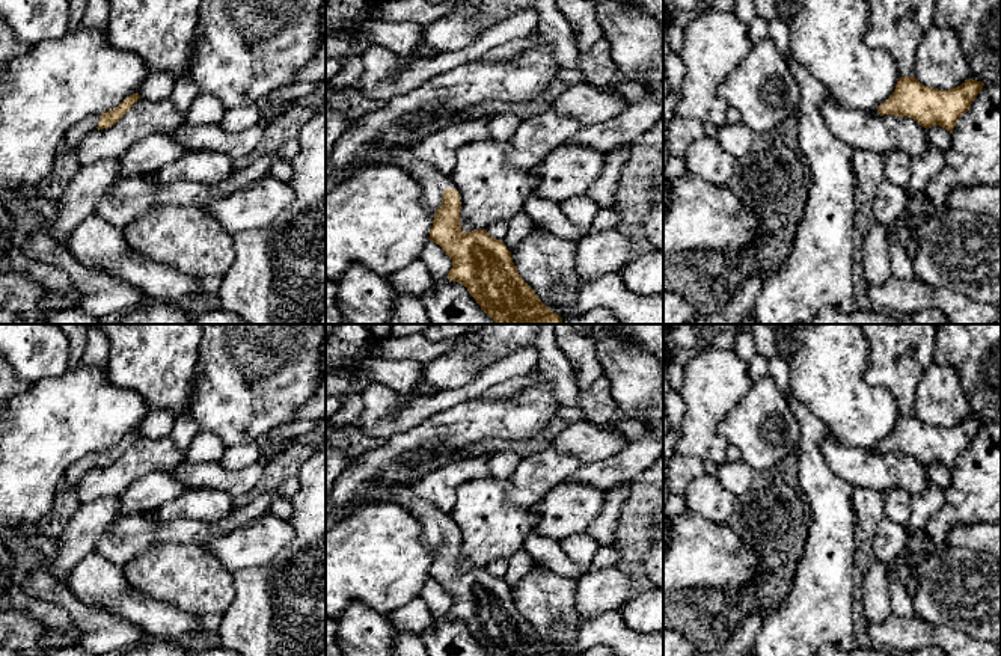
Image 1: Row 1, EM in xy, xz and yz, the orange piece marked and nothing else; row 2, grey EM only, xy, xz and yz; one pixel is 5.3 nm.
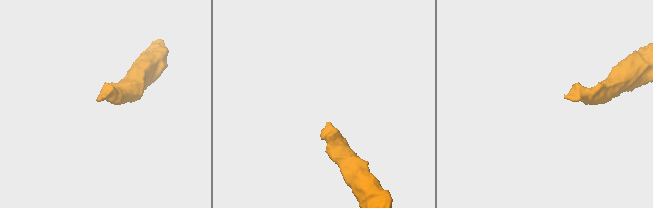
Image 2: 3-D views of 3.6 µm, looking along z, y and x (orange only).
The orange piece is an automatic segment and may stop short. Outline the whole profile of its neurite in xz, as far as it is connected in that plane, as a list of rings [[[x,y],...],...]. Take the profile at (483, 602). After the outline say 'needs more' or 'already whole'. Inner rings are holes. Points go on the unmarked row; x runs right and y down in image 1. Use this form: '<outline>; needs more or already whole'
[[[395,486],[386,493],[375,495],[375,502],[396,502],[421,519],[422,544],[434,552],[430,567],[430,579],[439,582],[452,597],[448,617],[463,621],[481,647],[491,656],[561,656],[550,648],[535,632],[535,629],[519,612],[511,590],[502,578],[488,573],[487,567],[464,570],[460,556],[460,532],[454,526],[449,513],[436,505],[416,498],[409,486]]]; needs more

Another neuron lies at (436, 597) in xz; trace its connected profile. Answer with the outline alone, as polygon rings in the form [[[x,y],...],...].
[[[428,579],[422,587],[419,597],[424,599],[430,612],[439,618],[445,617],[452,606],[452,597],[446,593],[446,590],[436,582],[434,579]]]

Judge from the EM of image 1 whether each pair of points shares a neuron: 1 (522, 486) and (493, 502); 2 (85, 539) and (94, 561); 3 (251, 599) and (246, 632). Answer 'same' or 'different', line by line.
1: different
2: different
3: same

